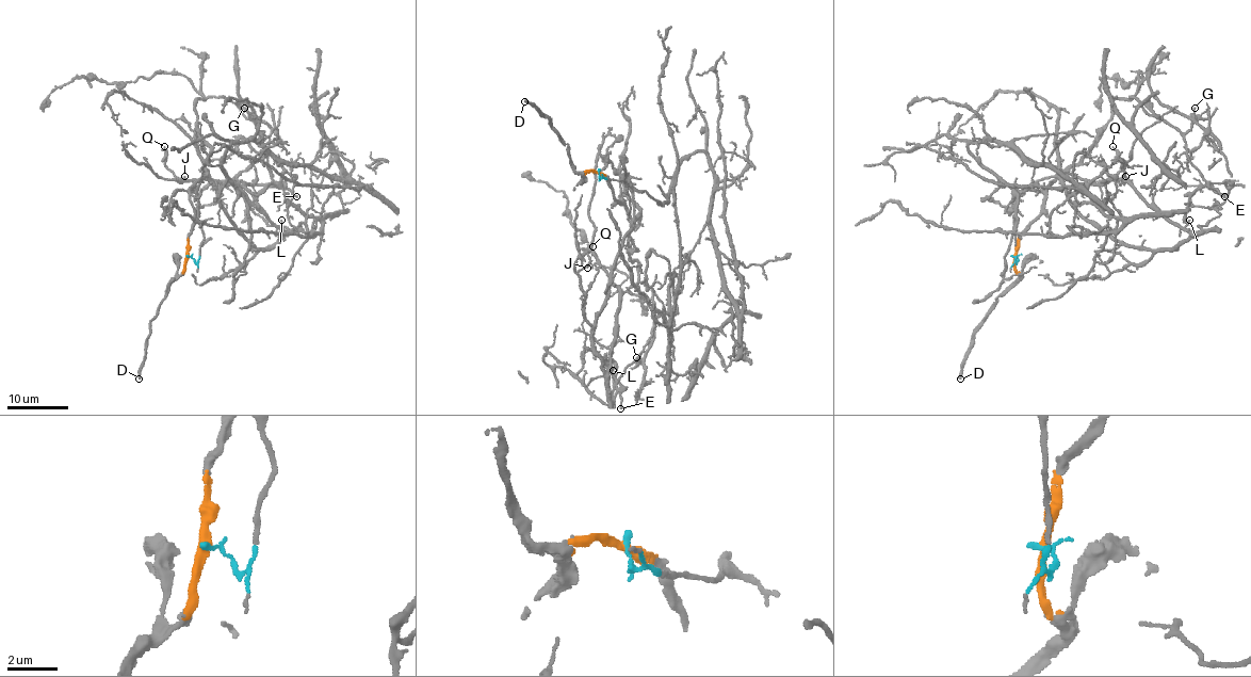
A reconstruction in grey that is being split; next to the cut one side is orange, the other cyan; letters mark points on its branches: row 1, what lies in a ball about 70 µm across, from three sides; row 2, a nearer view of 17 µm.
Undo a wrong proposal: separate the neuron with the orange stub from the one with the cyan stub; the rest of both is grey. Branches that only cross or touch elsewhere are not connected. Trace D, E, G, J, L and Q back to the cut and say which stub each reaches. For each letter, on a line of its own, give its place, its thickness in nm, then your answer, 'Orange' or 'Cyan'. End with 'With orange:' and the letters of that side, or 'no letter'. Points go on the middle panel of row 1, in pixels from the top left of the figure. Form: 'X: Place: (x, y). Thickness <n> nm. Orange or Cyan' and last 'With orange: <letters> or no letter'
D: Place: (524, 101). Thickness 280 nm. Orange
E: Place: (620, 408). Thickness 200 nm. Orange
G: Place: (636, 357). Thickness 120 nm. Orange
J: Place: (587, 268). Thickness 110 nm. Cyan
L: Place: (613, 370). Thickness 160 nm. Cyan
Q: Place: (592, 246). Thickness 200 nm. Cyan
With orange: D, E, G

